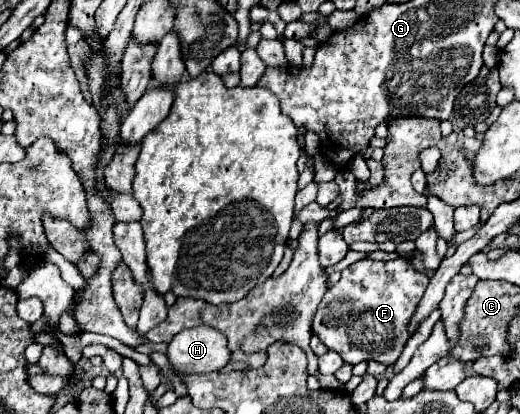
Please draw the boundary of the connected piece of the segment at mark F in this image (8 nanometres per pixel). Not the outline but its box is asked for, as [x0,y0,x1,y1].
[312,258,428,366]

